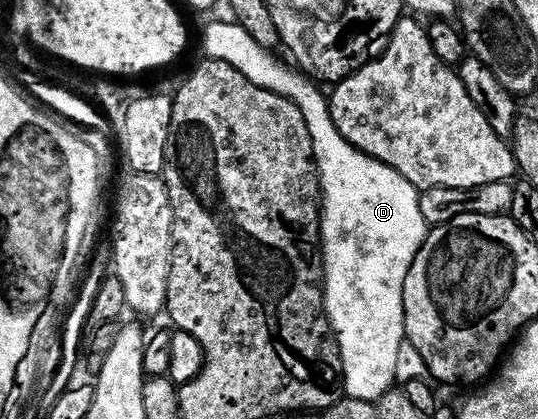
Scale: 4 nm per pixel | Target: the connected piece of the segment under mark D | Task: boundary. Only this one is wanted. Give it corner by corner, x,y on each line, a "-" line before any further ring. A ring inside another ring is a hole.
217,19
214,23
209,23
205,27
205,32
201,35
201,43
205,46
204,54
210,59
218,59
219,61
227,61
227,65
231,65
235,69
239,69
239,73
243,73
243,77
247,77
247,81
251,81
256,87
262,87
268,91
279,93
283,97
287,97
296,107
303,113
303,121
307,121
307,133
311,133
311,145
313,146
313,160
317,162
317,177
321,180
321,242
319,250
321,253
321,265
323,268
323,294
325,296
325,315
329,318
329,324
333,327
333,334
337,336
337,344
339,345
339,353
343,361
343,381
345,382
345,395
350,399
362,399
368,403
381,398
386,391
394,386
393,378
397,375
397,358
401,355
401,343
406,342
405,326
403,325
403,285
400,279
407,277
411,269
411,261
415,257
415,253
419,249
419,245
423,245
425,240
425,232
427,225
423,221
423,213
419,213
419,191
418,188
411,185
411,181
407,181
407,177
403,177
395,169
391,169
391,165
387,165
383,161
379,161
375,157
371,157
367,153
363,153
358,147
352,147
345,140
343,133
339,133
339,129
335,127
331,121
331,113
329,112
329,100
326,92
314,80
307,75
292,69
277,61
276,54
272,50
267,50
261,45
256,44
251,39
251,35
246,29
240,26
236,21
228,23
225,19

